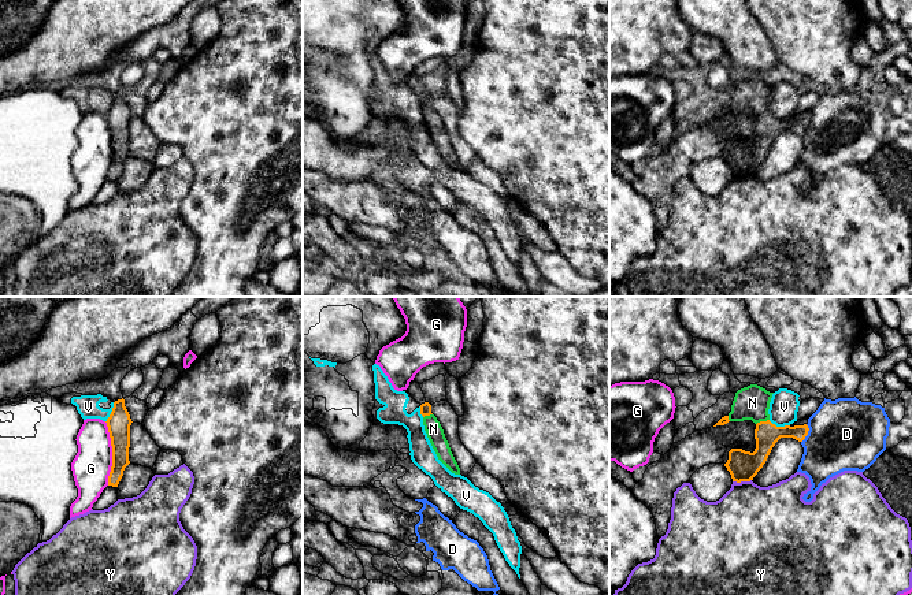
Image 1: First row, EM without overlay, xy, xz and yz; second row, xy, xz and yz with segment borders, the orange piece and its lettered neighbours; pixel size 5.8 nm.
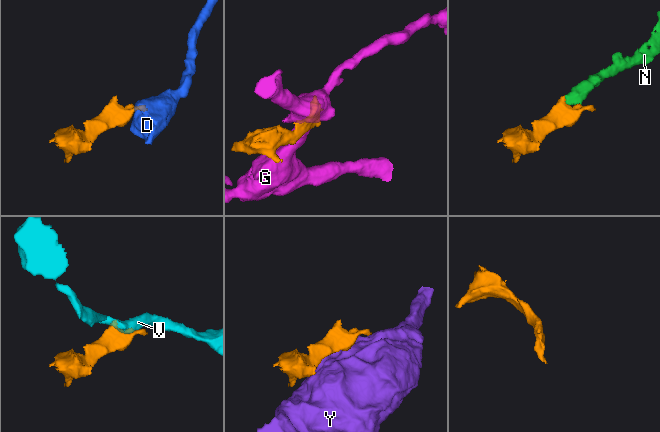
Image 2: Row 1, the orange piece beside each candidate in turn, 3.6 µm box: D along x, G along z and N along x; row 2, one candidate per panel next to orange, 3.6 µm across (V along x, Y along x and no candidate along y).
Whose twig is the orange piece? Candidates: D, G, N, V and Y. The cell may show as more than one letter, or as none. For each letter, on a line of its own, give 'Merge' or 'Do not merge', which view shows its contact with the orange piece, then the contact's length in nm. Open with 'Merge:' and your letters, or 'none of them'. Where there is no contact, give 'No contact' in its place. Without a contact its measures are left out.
Merge: N
D: Do not merge. Touches orange in yz. Shared border 120 nm
G: Do not merge. Touches orange in xy. Shared border 380 nm
N: Merge. Touches orange in yz. Shared border 90 nm
V: Do not merge. Touches orange in yz. Shared border 130 nm
Y: Do not merge. Touches orange in yz. Shared border 110 nm

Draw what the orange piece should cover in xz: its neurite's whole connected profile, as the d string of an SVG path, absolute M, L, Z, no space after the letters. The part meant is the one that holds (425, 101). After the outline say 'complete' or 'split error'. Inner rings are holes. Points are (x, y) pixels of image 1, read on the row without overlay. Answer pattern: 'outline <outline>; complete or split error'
outline M425 96L420 98L420 108L423 109L423 119L427 131L438 150L438 153L455 168L460 168L460 161L451 145L449 137L445 131L444 123L431 107L431 98Z; split error

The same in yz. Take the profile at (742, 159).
outline M750 78L735 86L731 105L722 111L713 120L724 119L729 115L752 114L756 118L755 133L756 142L753 146L742 142L731 142L729 153L724 157L731 168L733 175L750 175L765 157L772 141L781 131L793 131L802 135L808 129L808 119L785 119L776 120L770 115L770 96L774 86Z; split error

